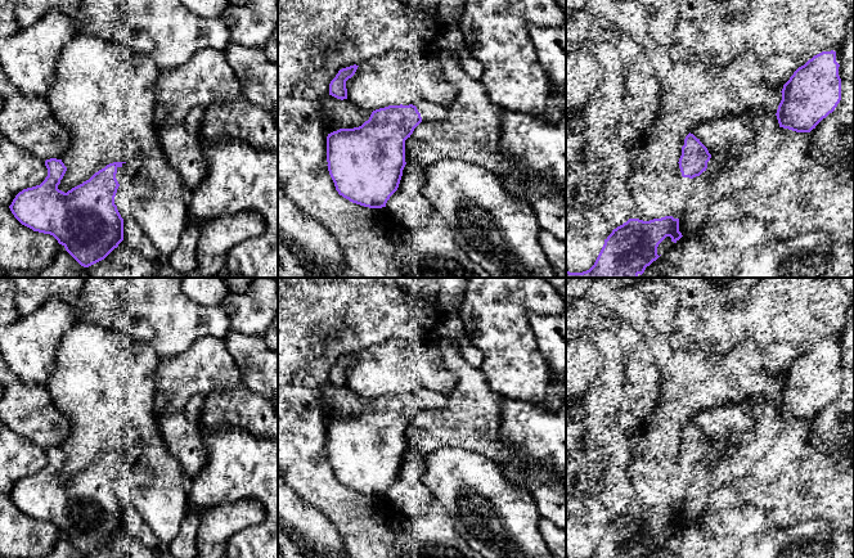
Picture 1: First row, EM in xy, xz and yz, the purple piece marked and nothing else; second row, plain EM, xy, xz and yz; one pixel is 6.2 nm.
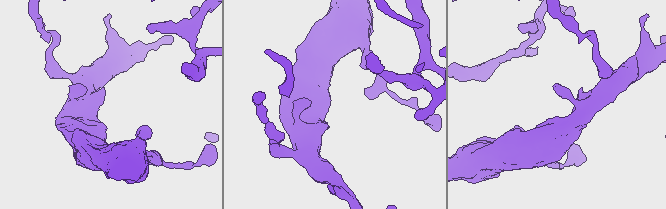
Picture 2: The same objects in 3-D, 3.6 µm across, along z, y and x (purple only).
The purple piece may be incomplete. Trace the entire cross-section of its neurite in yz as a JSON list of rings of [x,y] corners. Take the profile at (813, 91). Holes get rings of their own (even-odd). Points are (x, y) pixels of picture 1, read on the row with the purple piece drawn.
[[[822,51],[799,67],[783,85],[777,109],[779,127],[810,132],[841,100],[836,51]]]

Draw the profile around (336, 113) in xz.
[[[328,95],[322,105],[322,125],[328,135],[340,129],[354,129],[369,120],[372,111],[360,108],[349,99]]]

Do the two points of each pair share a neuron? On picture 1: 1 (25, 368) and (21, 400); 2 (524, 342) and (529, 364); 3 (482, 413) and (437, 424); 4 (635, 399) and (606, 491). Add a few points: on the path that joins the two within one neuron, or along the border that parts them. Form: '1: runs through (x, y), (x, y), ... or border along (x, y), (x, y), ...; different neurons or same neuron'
1: border along (13, 373), (25, 382), (44, 383); different neurons
2: runs through (524, 347), (524, 359); same neuron
3: runs through (471, 417), (457, 424), (449, 424); same neuron
4: border along (615, 415), (615, 422), (625, 432); different neurons

